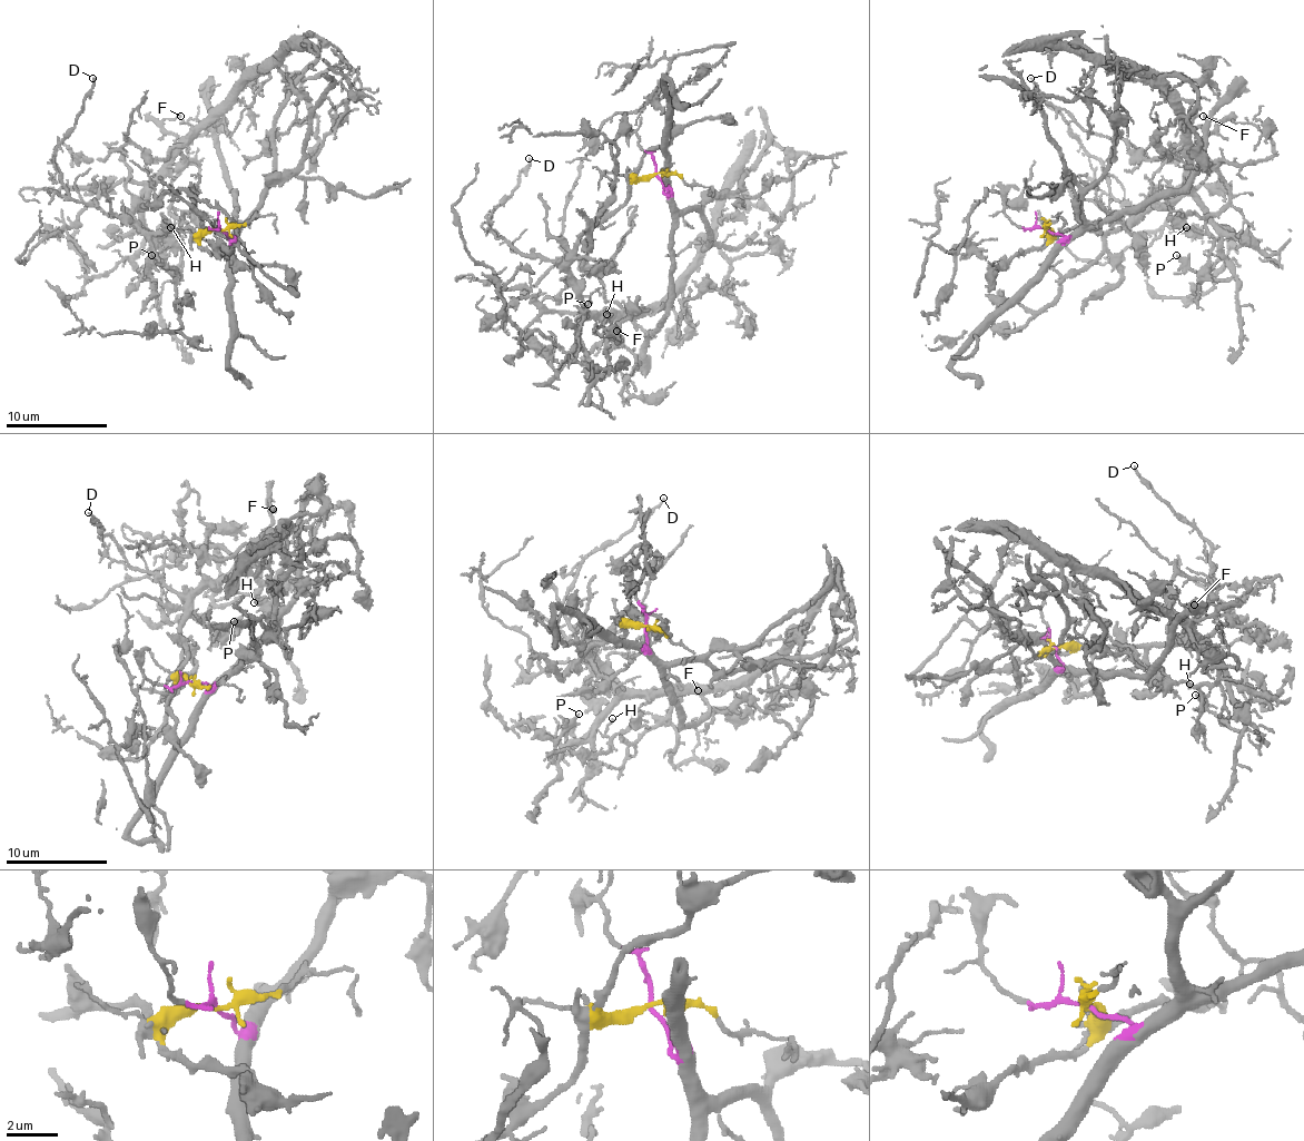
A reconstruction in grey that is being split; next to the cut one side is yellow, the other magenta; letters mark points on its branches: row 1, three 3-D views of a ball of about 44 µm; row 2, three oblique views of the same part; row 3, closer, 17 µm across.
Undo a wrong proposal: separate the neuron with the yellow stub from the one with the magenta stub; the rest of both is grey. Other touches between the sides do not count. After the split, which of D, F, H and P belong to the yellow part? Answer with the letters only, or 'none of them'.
D, F, H, P

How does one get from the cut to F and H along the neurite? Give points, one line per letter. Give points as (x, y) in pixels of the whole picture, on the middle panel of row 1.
F: (655, 175), (638, 177), (625, 200), (582, 236), (569, 266), (574, 295), (612, 327), (600, 343), (618, 331)
H: (655, 175), (638, 177), (625, 200), (582, 236), (569, 266), (580, 302), (615, 325), (610, 356), (608, 315)

